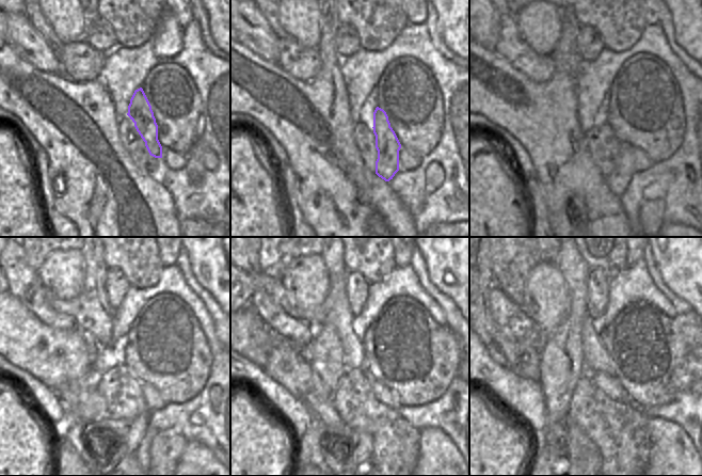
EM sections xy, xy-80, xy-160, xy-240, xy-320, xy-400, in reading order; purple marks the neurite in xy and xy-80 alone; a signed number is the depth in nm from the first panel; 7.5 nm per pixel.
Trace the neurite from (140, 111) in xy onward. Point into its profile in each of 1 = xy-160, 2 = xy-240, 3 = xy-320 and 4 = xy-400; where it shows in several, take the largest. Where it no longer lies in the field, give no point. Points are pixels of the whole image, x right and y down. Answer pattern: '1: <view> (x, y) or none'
1: xy-160 (619, 178)
2: xy-240 (129, 432)
3: xy-320 (338, 450)
4: xy-400 (563, 454)

